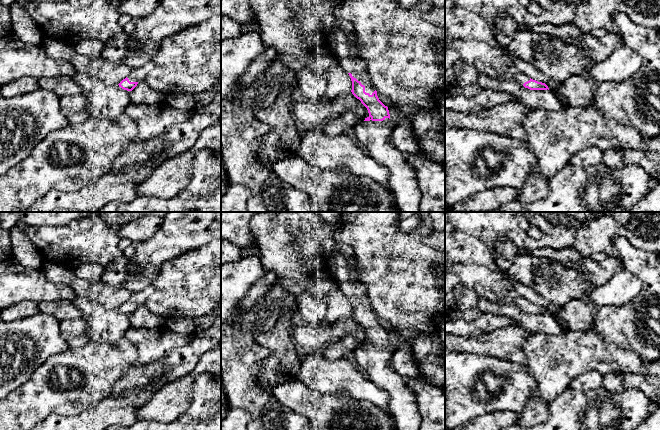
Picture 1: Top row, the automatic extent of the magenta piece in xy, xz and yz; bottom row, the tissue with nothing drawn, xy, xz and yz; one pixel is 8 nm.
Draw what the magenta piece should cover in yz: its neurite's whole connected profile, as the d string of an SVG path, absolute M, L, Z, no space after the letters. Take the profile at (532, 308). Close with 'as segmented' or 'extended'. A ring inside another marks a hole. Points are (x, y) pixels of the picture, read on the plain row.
M445 258L445 272L458 276L460 283L473 289L480 298L502 305L517 305L530 314L549 314L545 307L529 302L521 296L505 273L486 265L449 262Z | extended

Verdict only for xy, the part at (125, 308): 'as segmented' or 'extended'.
extended

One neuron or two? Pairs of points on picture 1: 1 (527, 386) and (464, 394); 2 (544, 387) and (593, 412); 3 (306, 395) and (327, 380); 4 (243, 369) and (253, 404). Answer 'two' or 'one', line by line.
1: one
2: two
3: two
4: one

